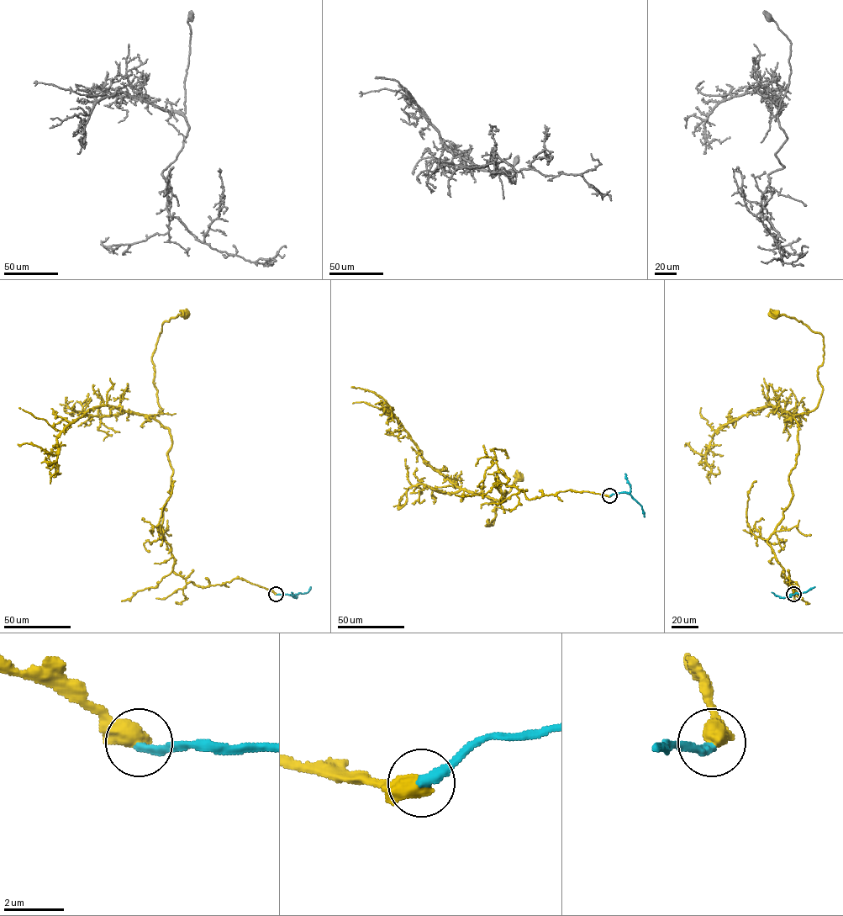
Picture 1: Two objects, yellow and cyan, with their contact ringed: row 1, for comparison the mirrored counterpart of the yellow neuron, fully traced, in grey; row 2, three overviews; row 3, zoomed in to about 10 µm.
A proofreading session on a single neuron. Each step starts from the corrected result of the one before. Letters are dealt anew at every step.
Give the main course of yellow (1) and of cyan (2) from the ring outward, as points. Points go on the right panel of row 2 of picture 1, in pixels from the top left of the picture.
1: (794, 594), (767, 542), (792, 495), (792, 415), (813, 410), (822, 394), (823, 336), (776, 314)
2: (794, 594), (800, 594), (814, 586)

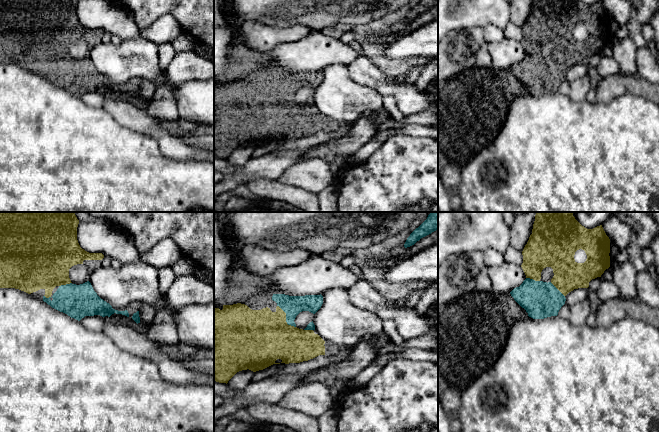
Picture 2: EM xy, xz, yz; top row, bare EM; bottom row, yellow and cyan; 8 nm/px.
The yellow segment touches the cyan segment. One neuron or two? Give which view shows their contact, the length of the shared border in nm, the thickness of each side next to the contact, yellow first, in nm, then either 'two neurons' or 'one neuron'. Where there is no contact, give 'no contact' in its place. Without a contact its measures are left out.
xz | 240 nm | 440/160 nm | one neuron

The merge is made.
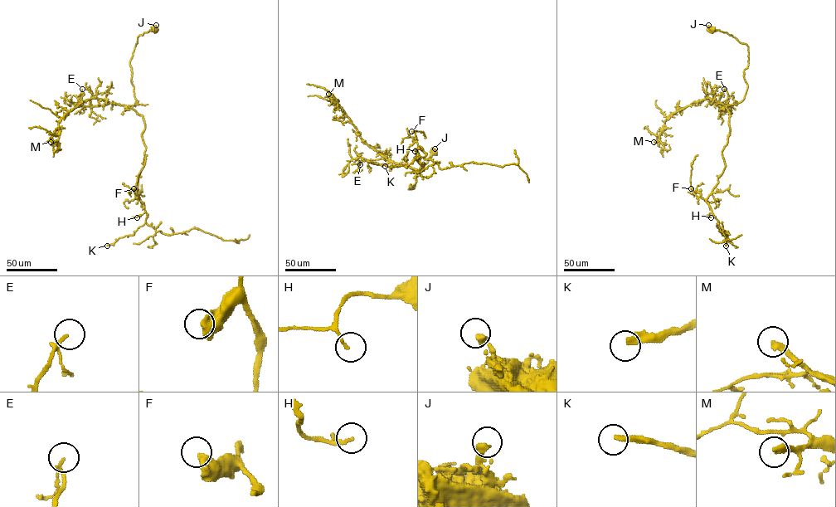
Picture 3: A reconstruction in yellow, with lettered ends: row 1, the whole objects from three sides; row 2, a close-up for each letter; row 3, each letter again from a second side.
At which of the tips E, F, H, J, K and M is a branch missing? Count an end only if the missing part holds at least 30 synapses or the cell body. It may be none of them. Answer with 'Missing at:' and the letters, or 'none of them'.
Missing at: H, K, M

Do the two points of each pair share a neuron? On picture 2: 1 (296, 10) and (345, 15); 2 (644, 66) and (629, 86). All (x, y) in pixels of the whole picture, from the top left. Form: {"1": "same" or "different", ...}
{"1": "same", "2": "different"}

